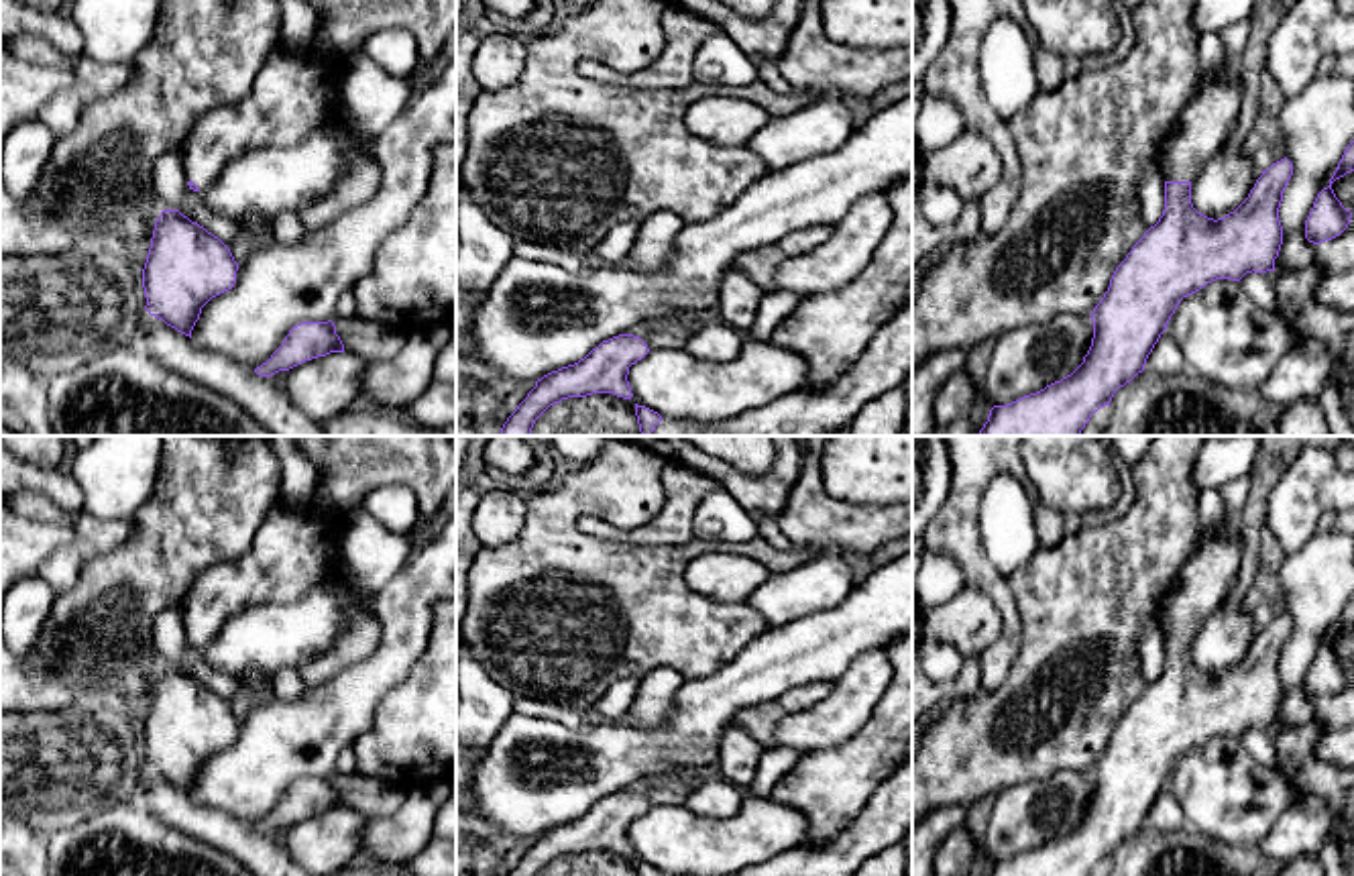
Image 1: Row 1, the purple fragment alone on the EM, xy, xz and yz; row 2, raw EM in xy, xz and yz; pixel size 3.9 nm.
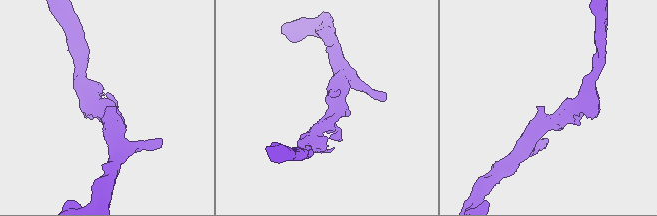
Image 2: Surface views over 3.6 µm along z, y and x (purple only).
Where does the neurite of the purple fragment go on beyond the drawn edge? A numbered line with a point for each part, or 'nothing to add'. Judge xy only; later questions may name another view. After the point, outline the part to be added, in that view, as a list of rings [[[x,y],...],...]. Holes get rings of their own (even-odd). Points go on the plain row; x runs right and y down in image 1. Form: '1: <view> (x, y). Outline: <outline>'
1: xy (294, 551). Outline: [[[279,499],[246,554],[195,577],[179,607],[185,636],[202,648],[244,607],[295,601],[328,579],[340,581],[342,524],[344,515],[291,509]]]

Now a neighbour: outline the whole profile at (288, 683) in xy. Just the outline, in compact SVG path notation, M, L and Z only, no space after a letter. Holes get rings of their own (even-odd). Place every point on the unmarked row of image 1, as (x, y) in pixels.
M291 666L273 672L273 697L281 701L293 701L301 697L307 685L301 678L303 668Z

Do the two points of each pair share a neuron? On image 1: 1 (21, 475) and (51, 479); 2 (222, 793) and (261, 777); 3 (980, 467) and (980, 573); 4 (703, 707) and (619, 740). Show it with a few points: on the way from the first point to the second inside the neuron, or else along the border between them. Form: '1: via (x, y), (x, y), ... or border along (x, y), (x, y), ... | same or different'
1: via (29, 477), (43, 479) | same
2: via (233, 783), (251, 777) | same
3: via (966, 494), (966, 546) | same
4: via (683, 728), (670, 740), (640, 740) | same

